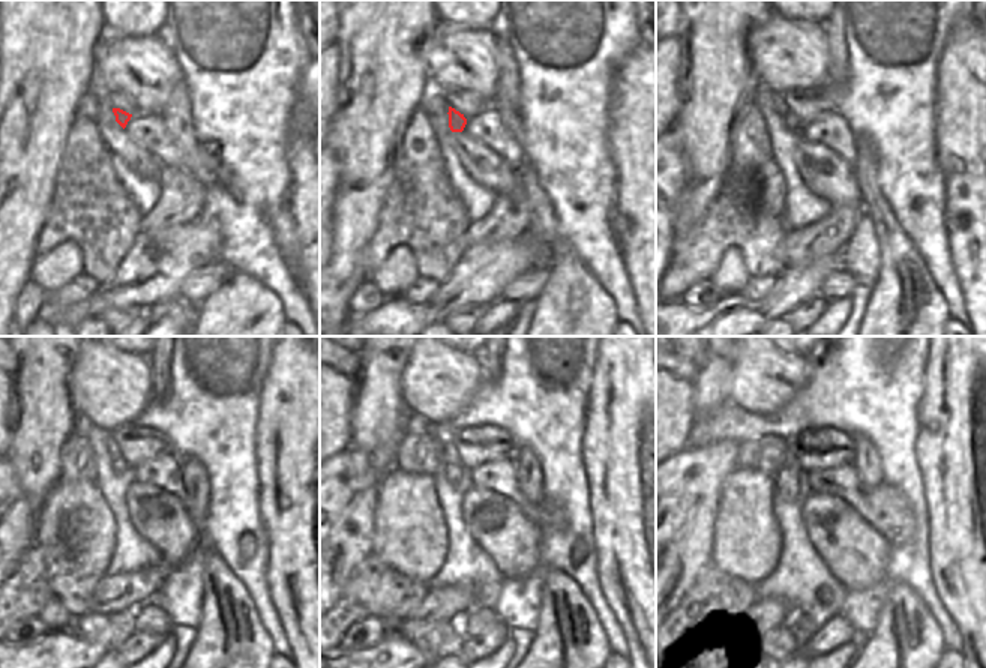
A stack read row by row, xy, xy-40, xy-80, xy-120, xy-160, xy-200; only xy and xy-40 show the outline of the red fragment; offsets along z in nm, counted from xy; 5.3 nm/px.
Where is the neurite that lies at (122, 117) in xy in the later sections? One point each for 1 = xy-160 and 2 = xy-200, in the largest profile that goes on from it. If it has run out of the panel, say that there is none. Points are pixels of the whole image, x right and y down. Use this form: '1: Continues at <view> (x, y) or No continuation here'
1: Continues at xy-160 (452, 472)
2: Continues at xy-200 (785, 484).

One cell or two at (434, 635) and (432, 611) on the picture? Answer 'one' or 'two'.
two

